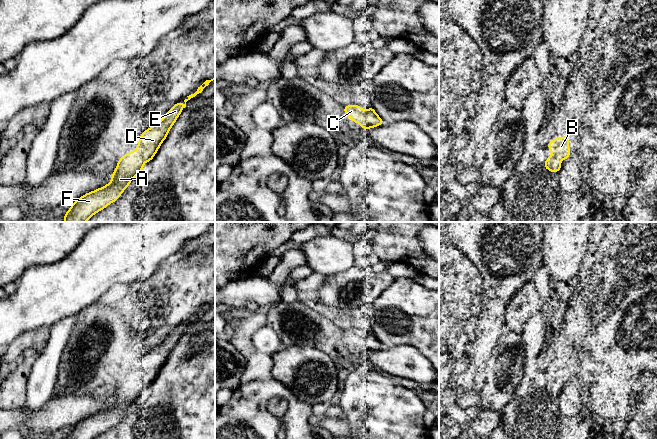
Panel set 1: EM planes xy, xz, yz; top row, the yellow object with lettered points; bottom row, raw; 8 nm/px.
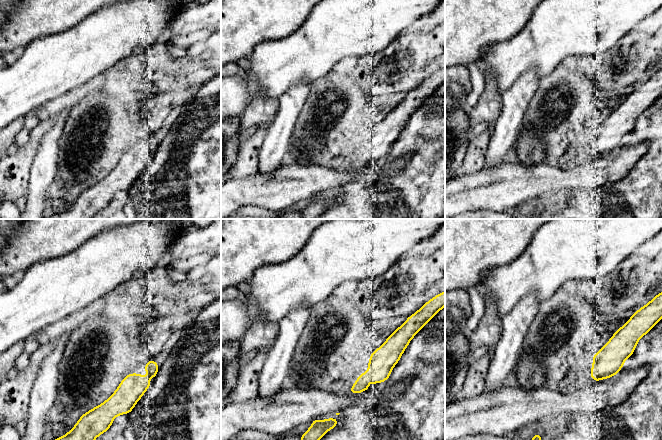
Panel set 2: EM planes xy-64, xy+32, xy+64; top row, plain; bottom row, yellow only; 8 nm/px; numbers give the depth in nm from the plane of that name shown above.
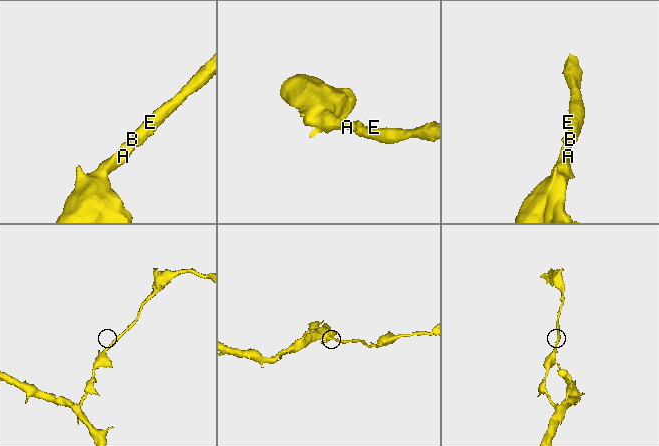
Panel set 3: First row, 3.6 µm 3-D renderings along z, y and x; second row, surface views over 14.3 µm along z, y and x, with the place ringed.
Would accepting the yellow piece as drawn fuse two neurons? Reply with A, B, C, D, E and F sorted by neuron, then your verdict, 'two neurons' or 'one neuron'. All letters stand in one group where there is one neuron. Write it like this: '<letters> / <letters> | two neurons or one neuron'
A B C D E F | one neuron

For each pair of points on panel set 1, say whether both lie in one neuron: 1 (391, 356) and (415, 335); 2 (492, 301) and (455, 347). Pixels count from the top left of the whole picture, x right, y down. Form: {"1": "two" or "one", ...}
{"1": "two", "2": "two"}

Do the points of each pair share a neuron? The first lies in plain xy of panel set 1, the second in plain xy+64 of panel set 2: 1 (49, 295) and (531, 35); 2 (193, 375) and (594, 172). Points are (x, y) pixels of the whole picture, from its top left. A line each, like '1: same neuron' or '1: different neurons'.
1: same neuron
2: different neurons

